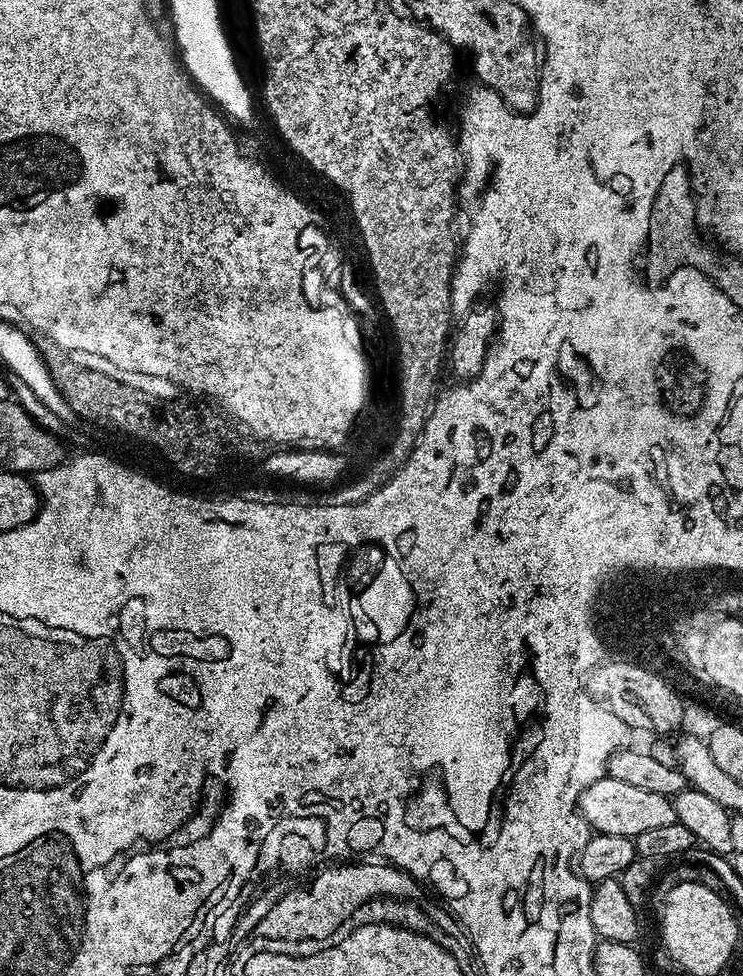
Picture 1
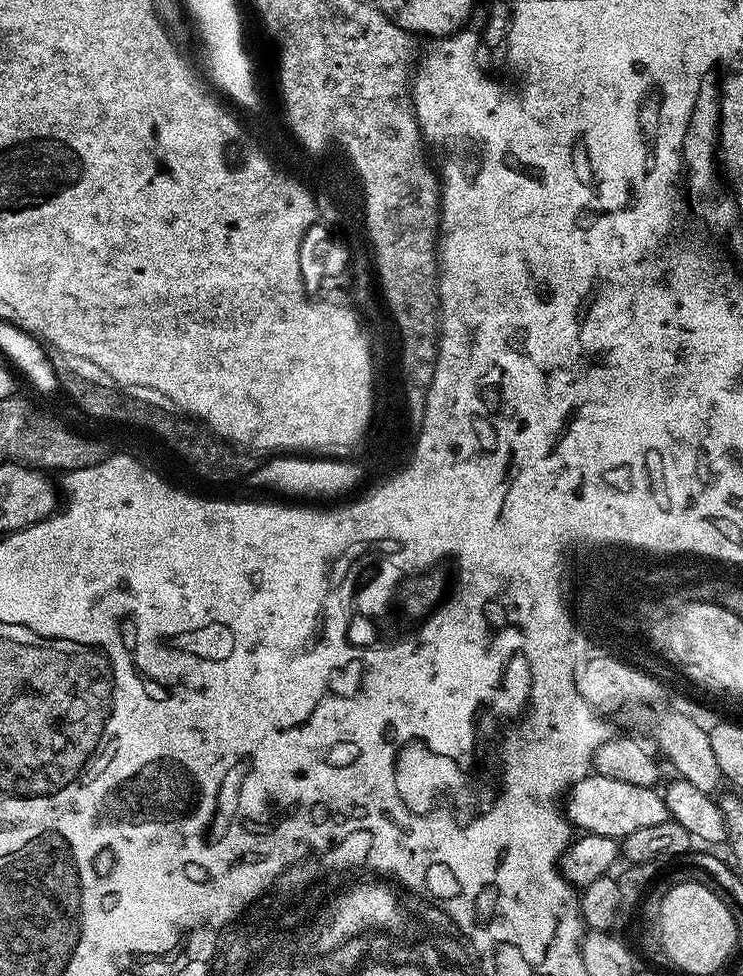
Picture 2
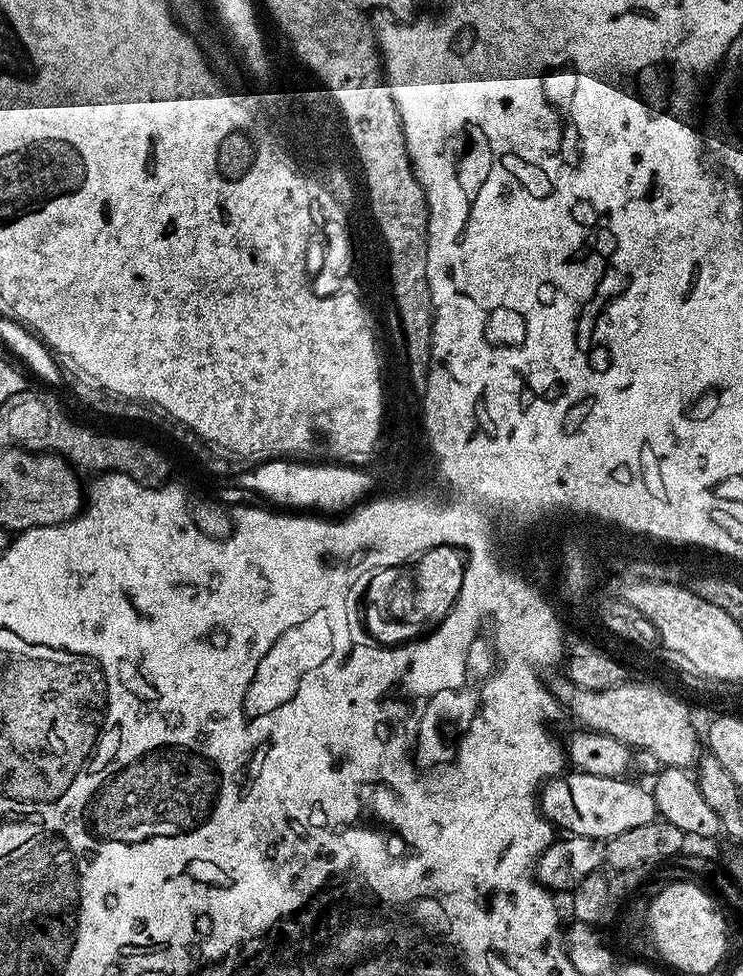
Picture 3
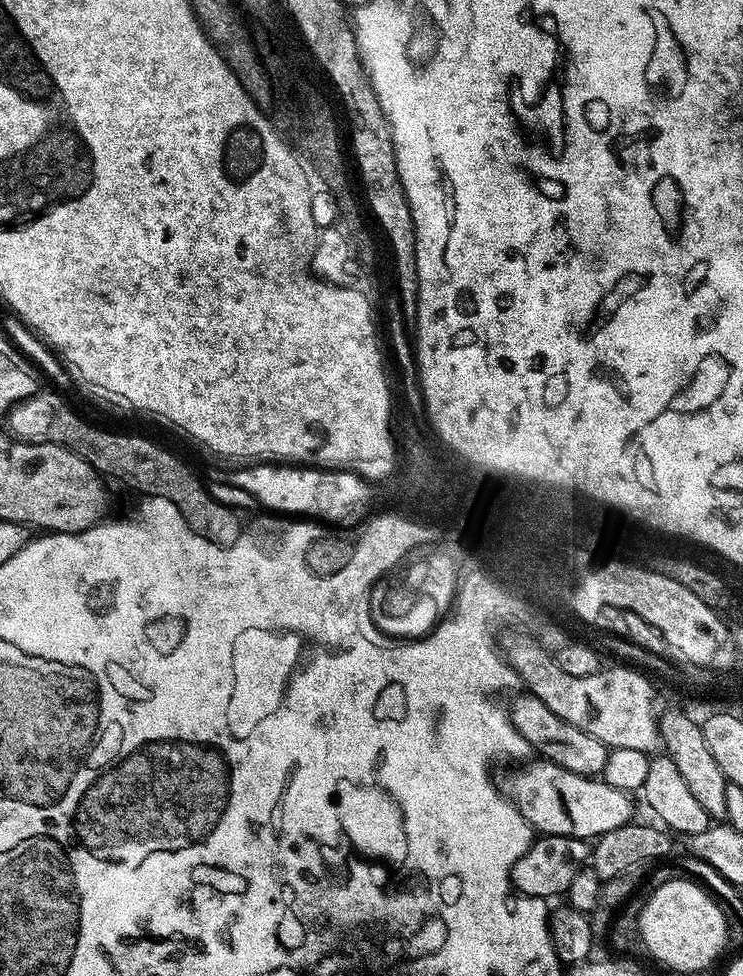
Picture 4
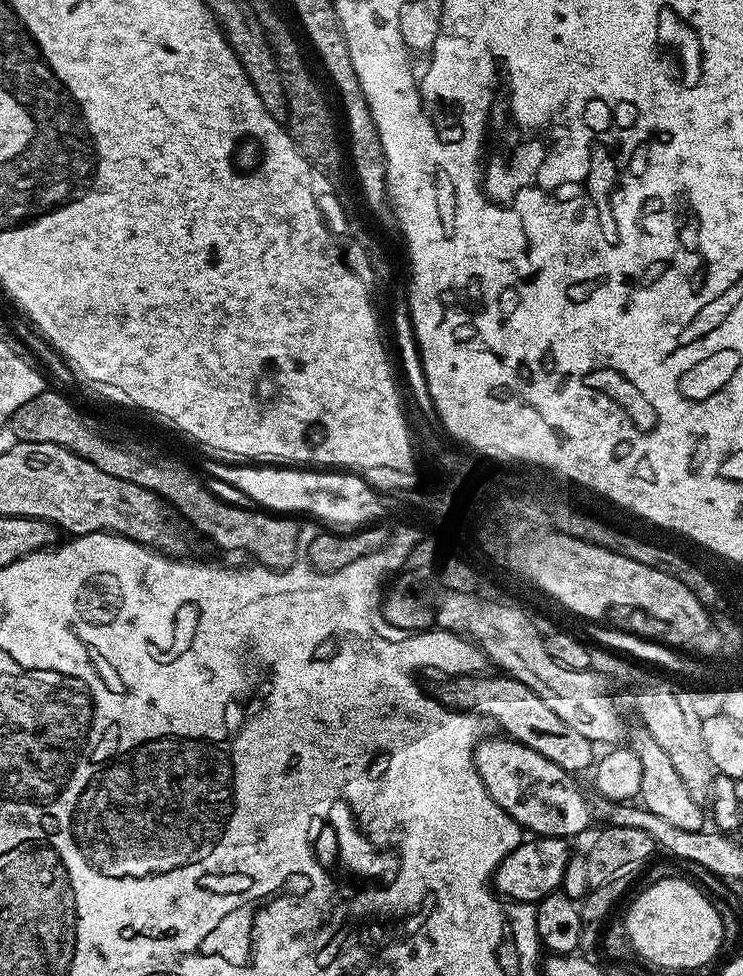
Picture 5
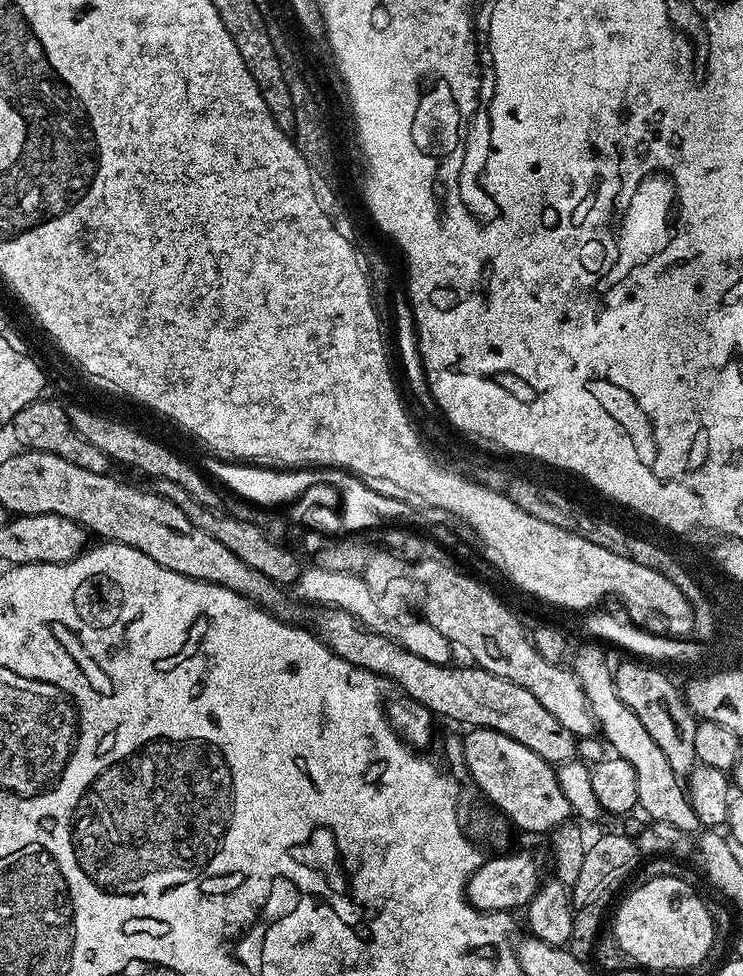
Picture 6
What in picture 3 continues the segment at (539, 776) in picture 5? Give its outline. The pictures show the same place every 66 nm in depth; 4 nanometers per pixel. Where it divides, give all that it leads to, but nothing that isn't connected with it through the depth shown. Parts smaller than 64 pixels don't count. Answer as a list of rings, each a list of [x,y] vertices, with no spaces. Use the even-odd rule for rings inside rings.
[[[569,771],[563,778],[547,781],[540,789],[540,812],[557,829],[565,828],[565,833],[607,842],[622,834],[622,830],[634,830],[634,826],[646,826],[651,820],[657,819],[656,803],[651,791],[645,785],[643,788],[642,785],[631,784],[630,781],[631,779],[619,776],[606,778]]]

